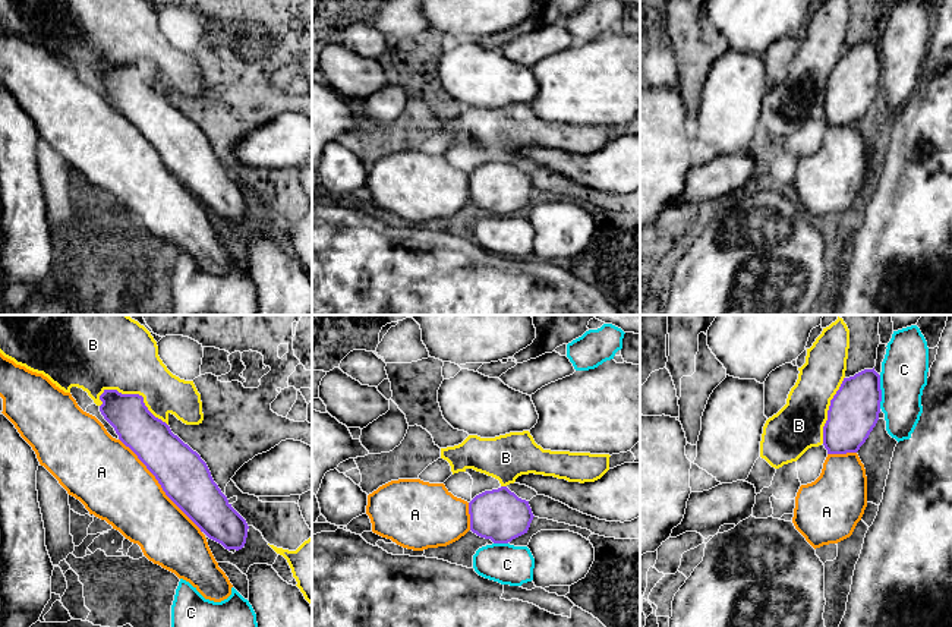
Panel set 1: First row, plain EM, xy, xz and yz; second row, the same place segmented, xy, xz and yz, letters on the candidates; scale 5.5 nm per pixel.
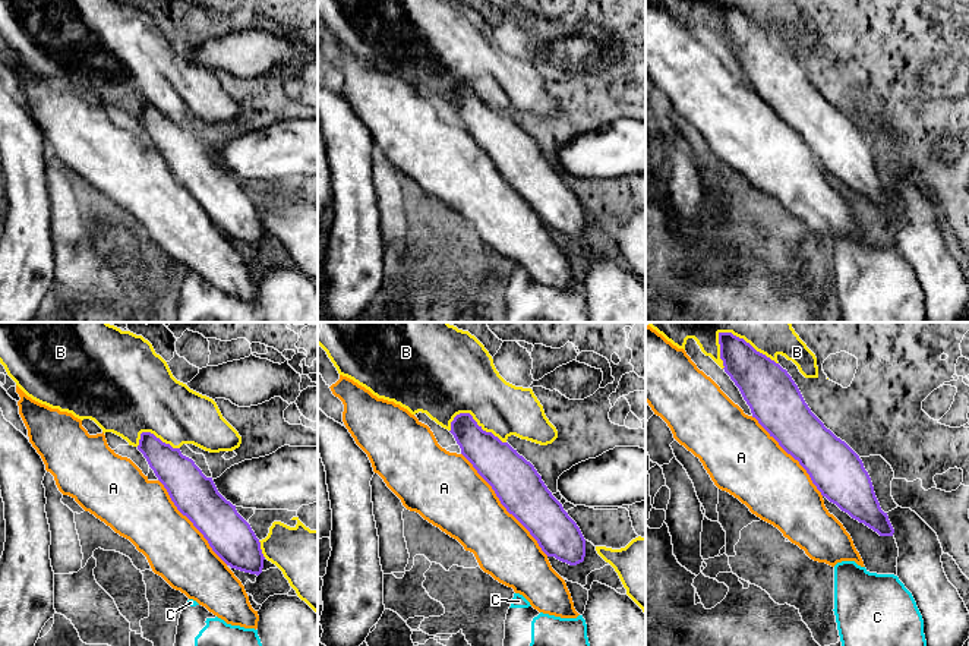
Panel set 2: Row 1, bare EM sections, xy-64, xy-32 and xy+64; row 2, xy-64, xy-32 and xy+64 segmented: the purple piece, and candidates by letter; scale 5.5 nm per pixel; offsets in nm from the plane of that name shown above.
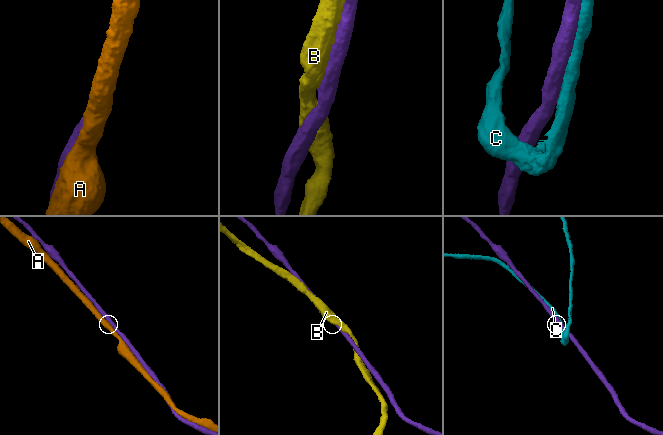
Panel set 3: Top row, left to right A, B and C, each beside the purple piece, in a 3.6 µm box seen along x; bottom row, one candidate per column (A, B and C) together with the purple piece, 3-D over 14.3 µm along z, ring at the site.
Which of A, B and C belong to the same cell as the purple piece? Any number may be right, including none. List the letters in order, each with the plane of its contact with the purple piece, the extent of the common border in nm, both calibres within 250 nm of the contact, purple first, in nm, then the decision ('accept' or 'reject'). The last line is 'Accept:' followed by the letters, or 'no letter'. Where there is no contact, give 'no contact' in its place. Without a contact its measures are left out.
A: xy | 700 nm | 280/400 nm | accept
B: xy | 420 nm | 240/360 nm | reject
C: yz | 180 nm | 280/260 nm | reject
Accept: A

